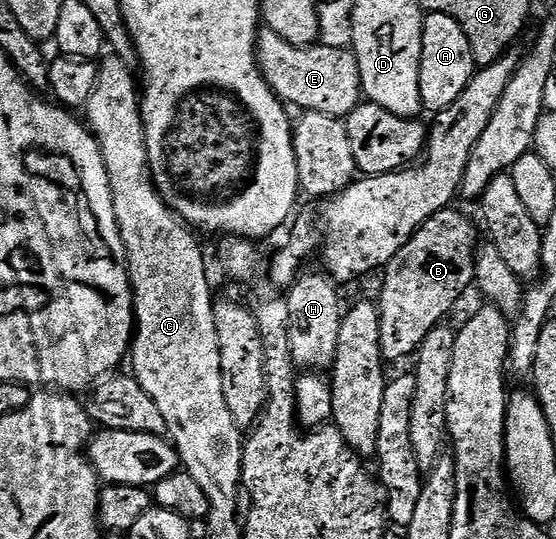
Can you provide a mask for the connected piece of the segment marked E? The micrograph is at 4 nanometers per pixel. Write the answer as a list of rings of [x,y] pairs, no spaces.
[[[263,27],[255,38],[255,59],[275,96],[288,106],[296,105],[299,111],[346,119],[361,103],[361,71],[350,48],[334,49],[322,43],[294,45],[281,39],[277,31]]]

